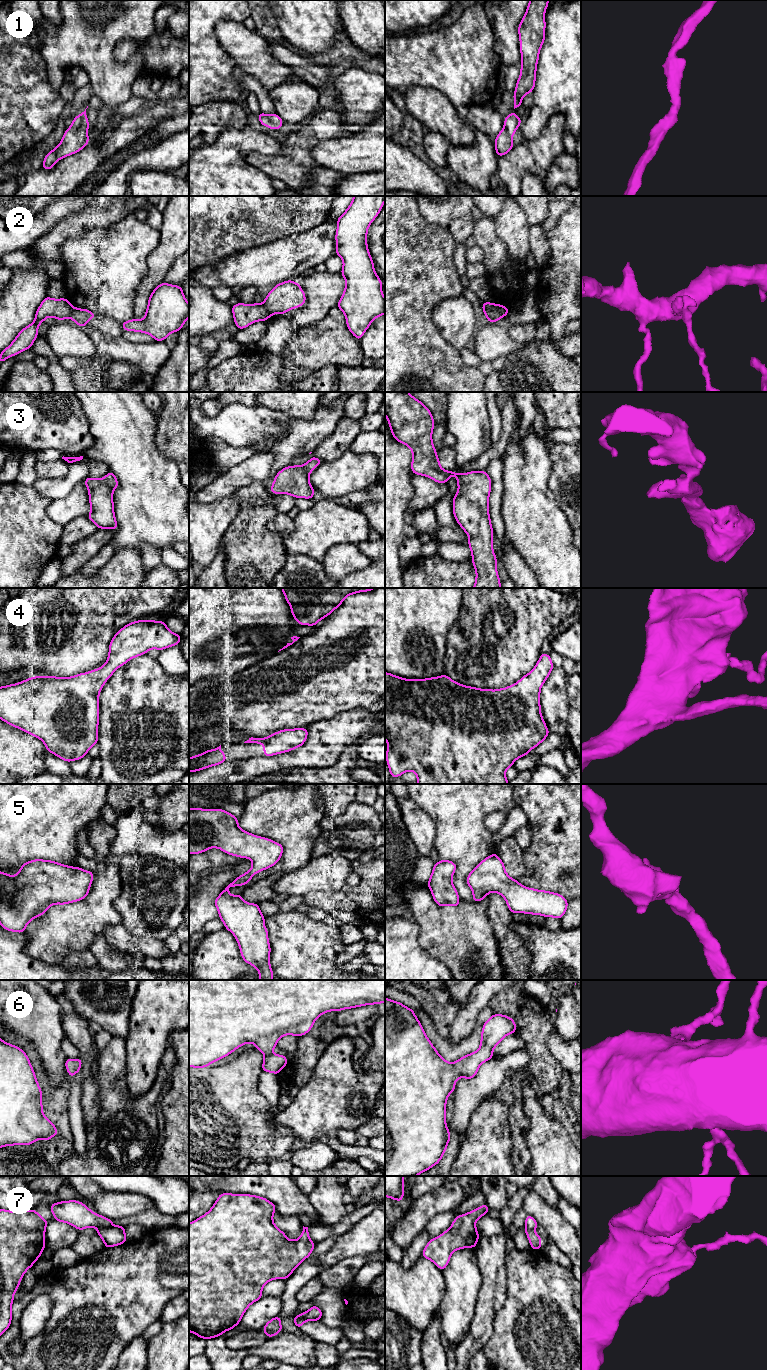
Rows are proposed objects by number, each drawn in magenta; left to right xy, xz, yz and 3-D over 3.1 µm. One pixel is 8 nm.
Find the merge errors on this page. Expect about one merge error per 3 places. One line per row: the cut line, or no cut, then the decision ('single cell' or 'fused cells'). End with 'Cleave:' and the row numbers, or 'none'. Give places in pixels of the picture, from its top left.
1: no cut | single cell
2: yz (494, 304), (502, 316) | fused cells
3: no cut | single cell
4: no cut | single cell
5: no cut | single cell
6: no cut | single cell
7: xz (294, 1316), (297, 1321), (304, 1321) | fused cells
Cleave: 2, 7

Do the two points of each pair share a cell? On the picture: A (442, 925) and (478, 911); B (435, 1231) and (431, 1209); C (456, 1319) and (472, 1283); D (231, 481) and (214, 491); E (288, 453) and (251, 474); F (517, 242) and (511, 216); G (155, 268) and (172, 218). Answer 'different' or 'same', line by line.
A: same
B: different
C: same
D: same
E: different
F: same
G: same

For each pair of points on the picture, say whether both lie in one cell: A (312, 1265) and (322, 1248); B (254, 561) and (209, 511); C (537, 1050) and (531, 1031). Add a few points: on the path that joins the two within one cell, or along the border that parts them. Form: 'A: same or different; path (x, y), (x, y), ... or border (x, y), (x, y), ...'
A: same; path (312, 1261), (318, 1252)
B: different; border (239, 509), (219, 546)
C: same; path (536, 1045), (534, 1036)

